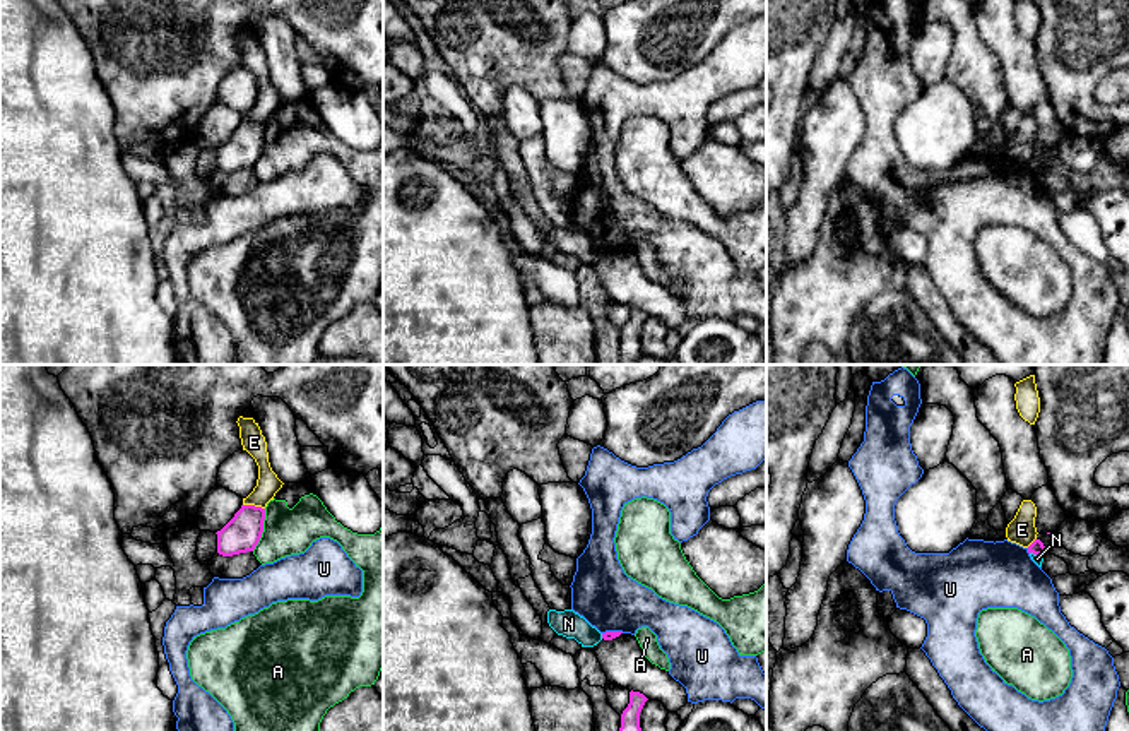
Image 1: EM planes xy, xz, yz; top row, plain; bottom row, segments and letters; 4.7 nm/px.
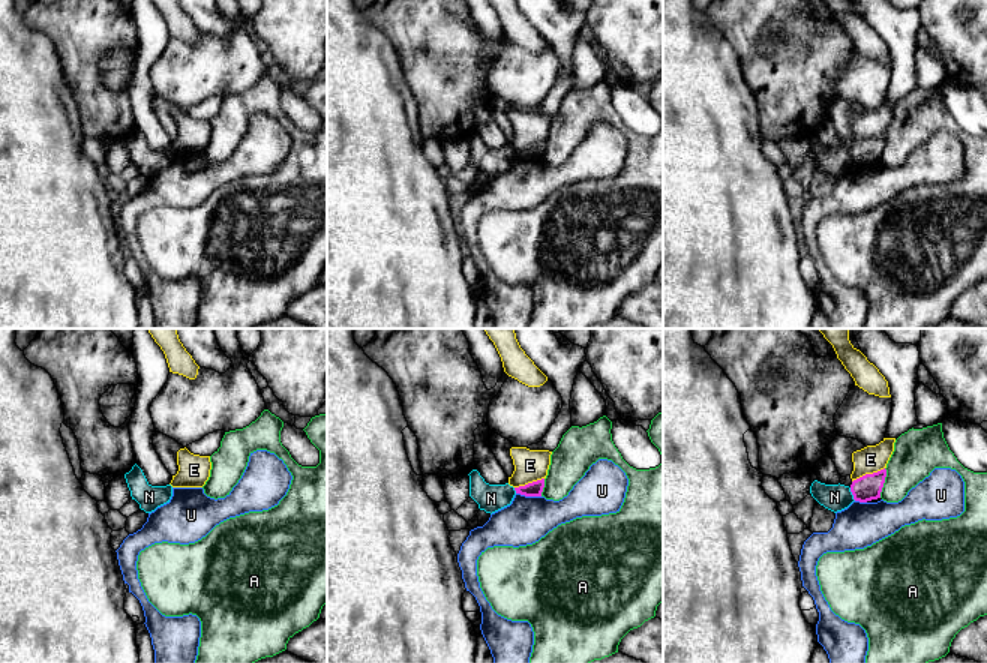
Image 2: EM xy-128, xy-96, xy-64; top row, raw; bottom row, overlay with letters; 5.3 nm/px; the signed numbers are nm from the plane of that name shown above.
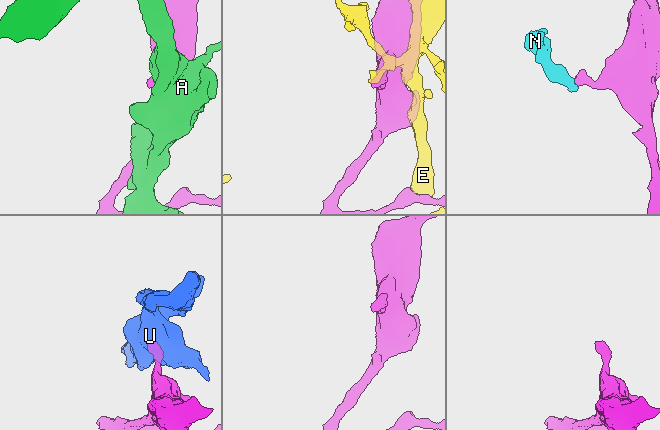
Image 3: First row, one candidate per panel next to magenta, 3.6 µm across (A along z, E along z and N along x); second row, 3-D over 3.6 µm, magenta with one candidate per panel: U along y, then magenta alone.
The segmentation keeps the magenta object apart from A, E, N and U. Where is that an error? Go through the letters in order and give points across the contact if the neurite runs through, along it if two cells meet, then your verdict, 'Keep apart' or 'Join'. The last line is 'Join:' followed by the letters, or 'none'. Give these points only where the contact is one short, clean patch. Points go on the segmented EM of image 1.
A: Boundary: xy (265, 509), (262, 534), (252, 550). Keep apart
E: Keep apart
N: Boundary: yz (1030, 552), (1042, 557). Keep apart
U: Keep apart
Join: none

